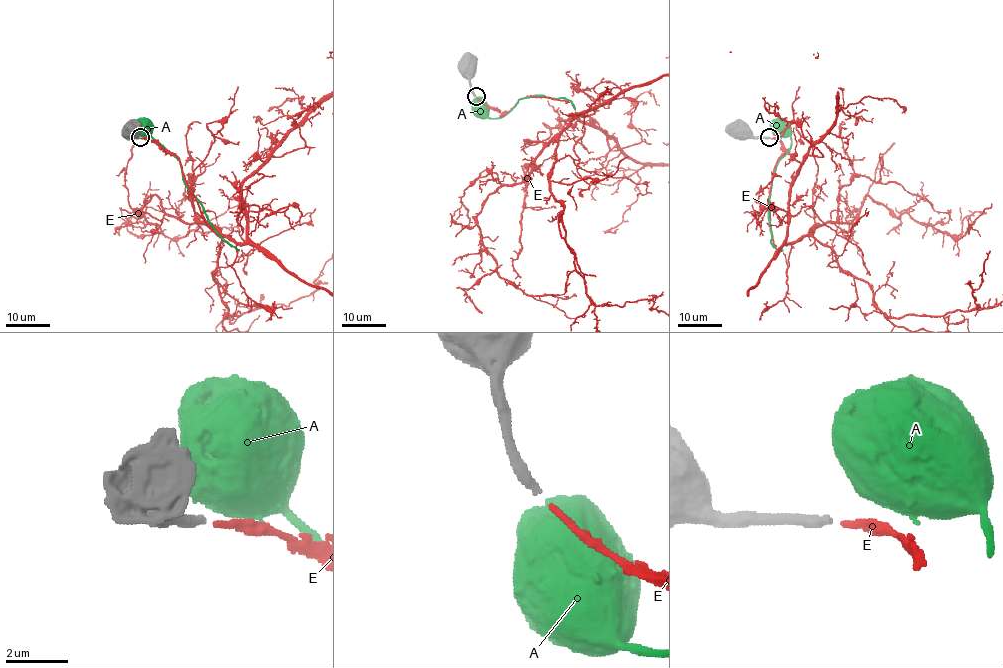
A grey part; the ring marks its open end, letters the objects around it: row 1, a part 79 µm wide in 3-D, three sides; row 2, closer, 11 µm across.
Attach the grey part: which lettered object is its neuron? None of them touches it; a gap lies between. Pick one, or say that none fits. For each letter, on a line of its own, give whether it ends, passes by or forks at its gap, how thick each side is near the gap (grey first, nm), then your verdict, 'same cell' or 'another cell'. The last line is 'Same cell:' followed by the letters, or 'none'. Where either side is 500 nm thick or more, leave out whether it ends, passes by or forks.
A: calibres 320 and 1050 nm; another cell
E: it ends; calibres 320 and 200 nm; another cell
Same cell: none

